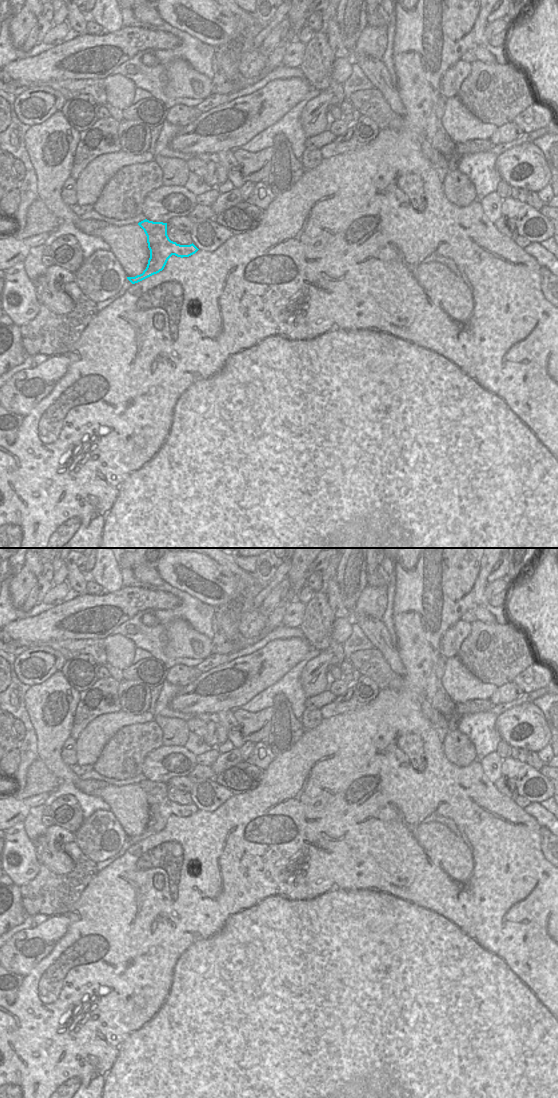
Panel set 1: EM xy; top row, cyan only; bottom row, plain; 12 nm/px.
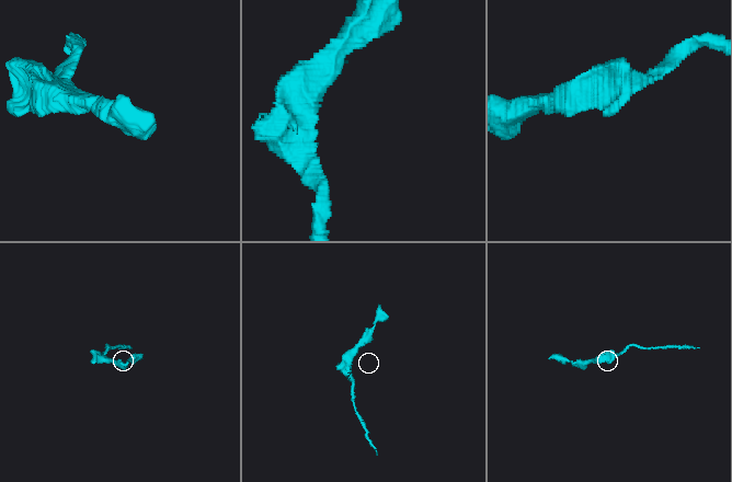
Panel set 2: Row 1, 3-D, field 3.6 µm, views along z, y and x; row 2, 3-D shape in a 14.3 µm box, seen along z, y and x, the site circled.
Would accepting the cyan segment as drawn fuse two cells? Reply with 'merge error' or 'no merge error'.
merge error

